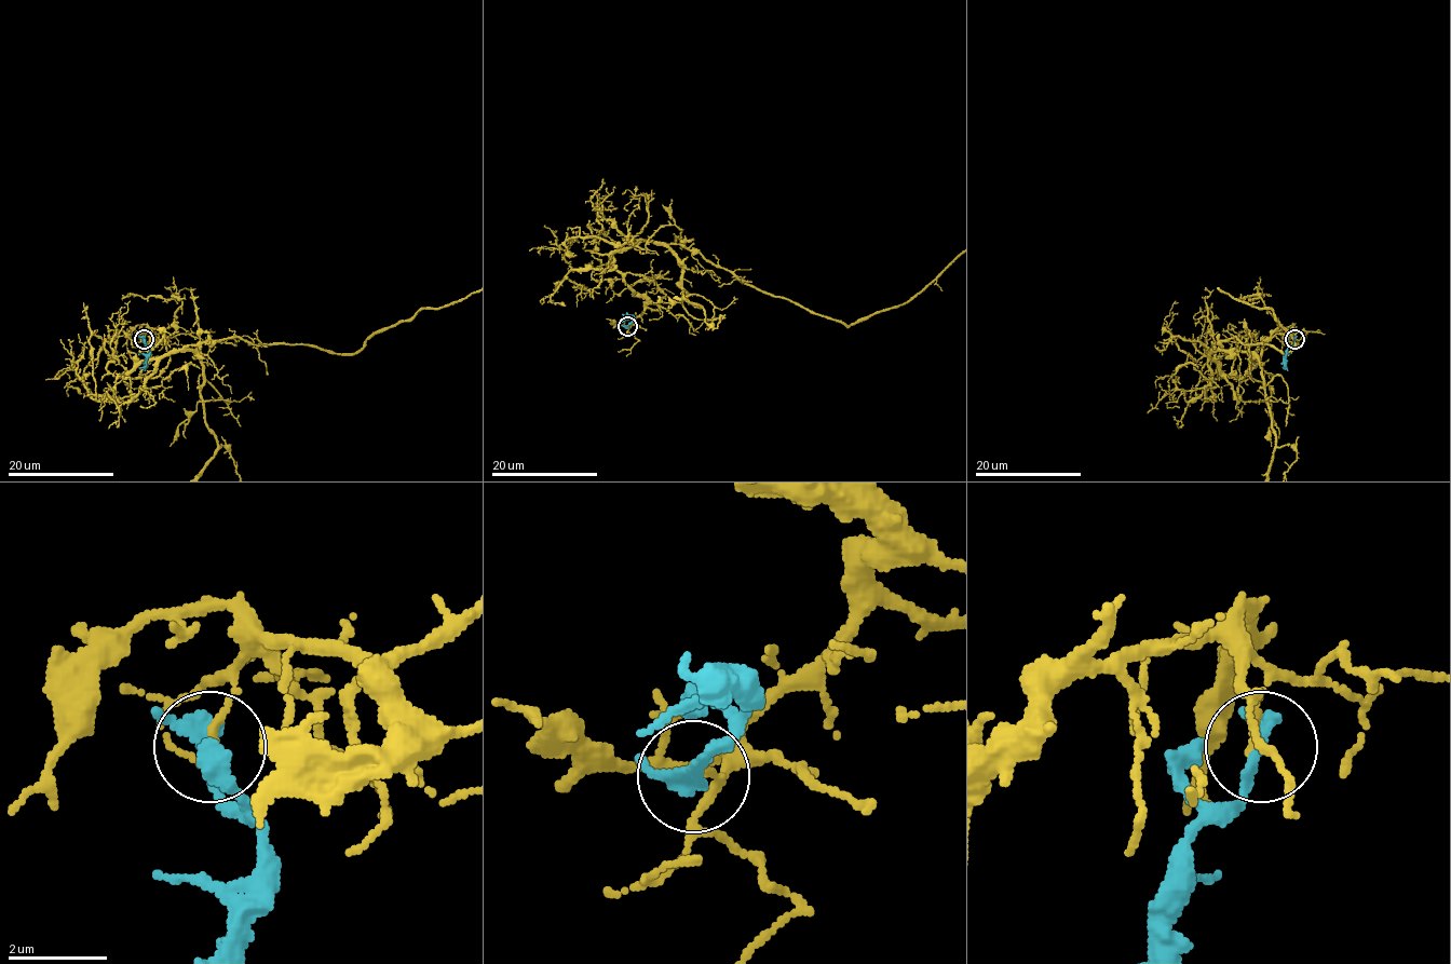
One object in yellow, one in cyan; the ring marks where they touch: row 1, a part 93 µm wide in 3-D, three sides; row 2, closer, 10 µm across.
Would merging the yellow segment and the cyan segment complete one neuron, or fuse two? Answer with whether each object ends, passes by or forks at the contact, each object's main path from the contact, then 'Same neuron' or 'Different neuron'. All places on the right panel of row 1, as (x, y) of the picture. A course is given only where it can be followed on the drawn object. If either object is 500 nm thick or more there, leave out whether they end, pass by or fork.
At the ring yellow ends. At the ring cyan passes by. Course of cyan: (1296, 339), (1287, 350), (1283, 368). Different neuron

